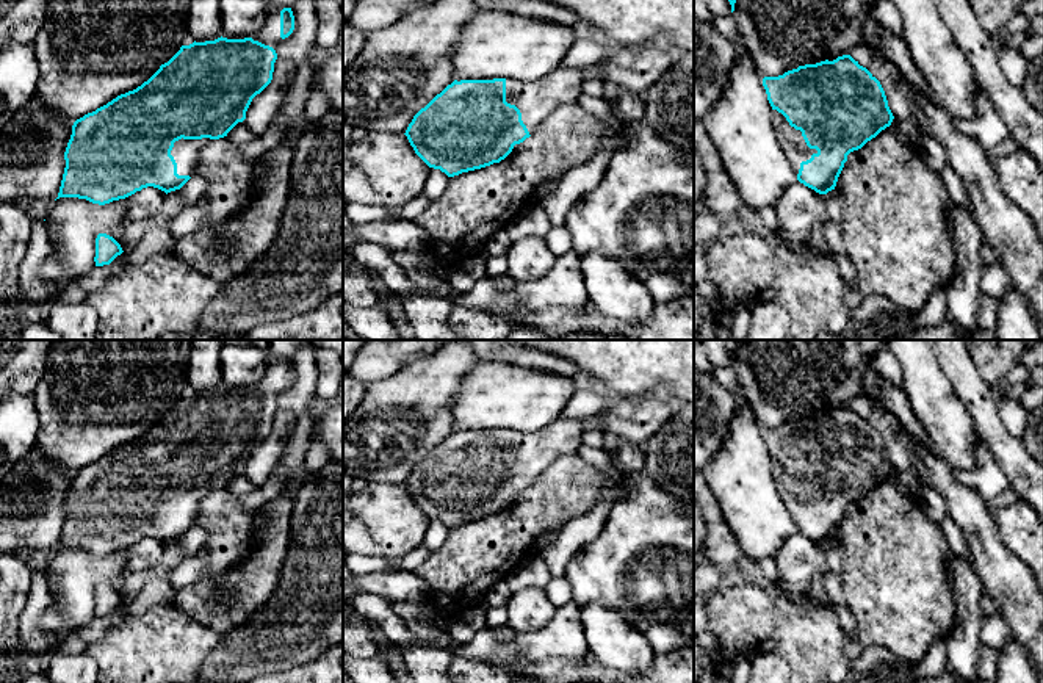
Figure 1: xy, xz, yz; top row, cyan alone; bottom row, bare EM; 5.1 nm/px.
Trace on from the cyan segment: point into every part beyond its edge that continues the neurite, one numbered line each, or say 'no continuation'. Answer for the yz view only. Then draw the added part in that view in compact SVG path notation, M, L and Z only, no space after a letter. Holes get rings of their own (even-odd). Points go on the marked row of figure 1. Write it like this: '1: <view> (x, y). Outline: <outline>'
1: yz (791, 141). Outline: M772 113L772 122L778 133L780 147L785 150L794 172L799 174L800 163L810 160L817 150L807 146L802 132L791 127L781 113Z

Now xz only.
1: xz (536, 101). Outline: M598 67L564 69L536 81L506 80L506 102L515 105L529 135L558 108L576 103L583 83Z

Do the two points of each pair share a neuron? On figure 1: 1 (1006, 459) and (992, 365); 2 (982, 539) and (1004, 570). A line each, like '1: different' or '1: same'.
1: different
2: same

